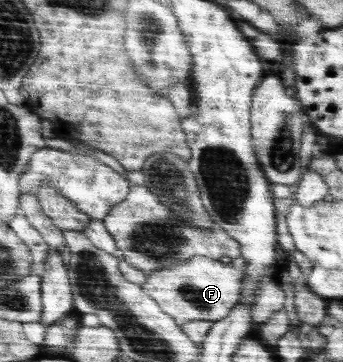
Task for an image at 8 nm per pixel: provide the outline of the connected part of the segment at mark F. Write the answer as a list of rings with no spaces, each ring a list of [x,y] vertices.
[[[197,256],[148,273],[141,288],[181,327],[190,321],[216,323],[224,319],[241,302],[241,281],[244,278],[245,271],[235,269],[229,260]]]

